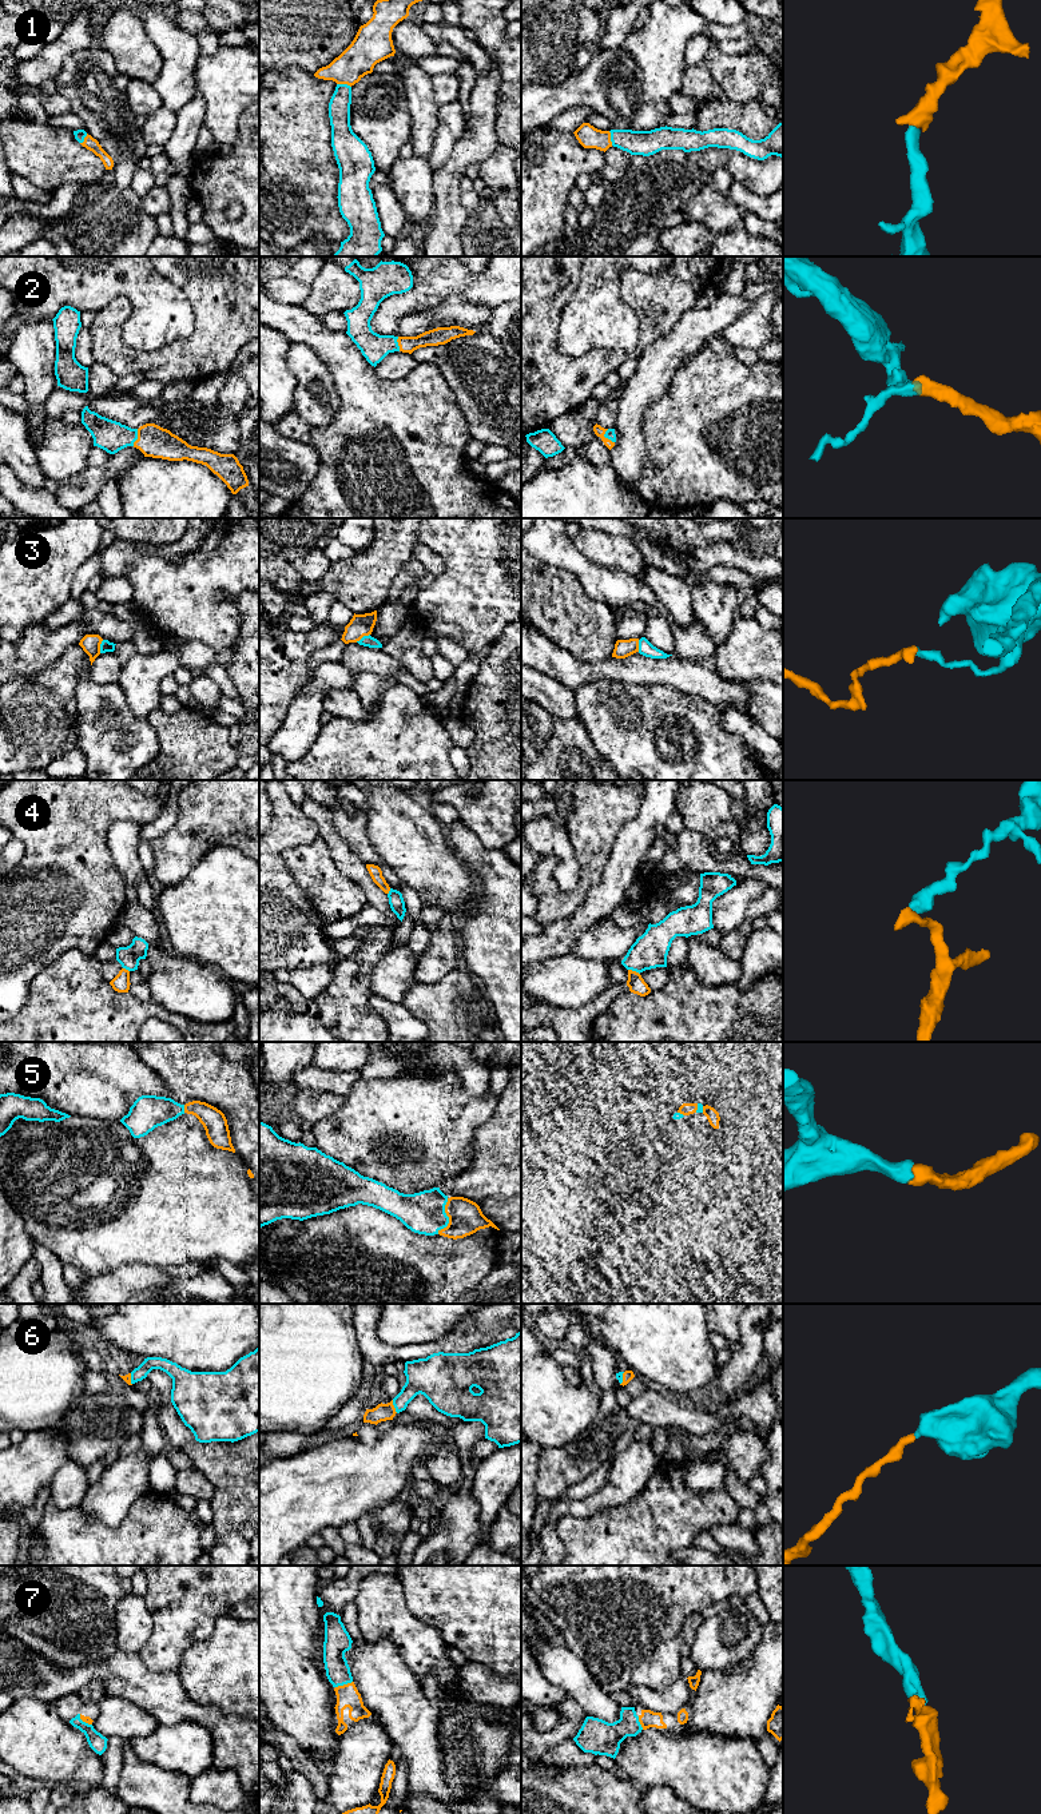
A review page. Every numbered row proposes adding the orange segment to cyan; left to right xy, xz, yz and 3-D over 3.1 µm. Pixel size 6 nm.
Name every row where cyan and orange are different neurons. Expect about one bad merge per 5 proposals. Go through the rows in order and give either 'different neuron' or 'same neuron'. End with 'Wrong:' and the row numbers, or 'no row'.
1: same neuron
2: same neuron
3: different neuron
4: different neuron
5: same neuron
6: same neuron
7: same neuron
Wrong: 3, 4

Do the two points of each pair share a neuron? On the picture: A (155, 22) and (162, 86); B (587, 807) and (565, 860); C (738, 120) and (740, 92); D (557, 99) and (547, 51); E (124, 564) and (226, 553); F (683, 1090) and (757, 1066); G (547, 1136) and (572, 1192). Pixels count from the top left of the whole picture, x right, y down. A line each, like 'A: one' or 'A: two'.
A: one
B: two
C: two
D: two
E: one
F: one
G: one

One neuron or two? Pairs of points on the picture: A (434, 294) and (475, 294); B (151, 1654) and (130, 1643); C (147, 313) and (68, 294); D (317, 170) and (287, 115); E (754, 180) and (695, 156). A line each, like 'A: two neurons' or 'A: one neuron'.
A: one neuron
B: two neurons
C: one neuron
D: one neuron
E: one neuron

